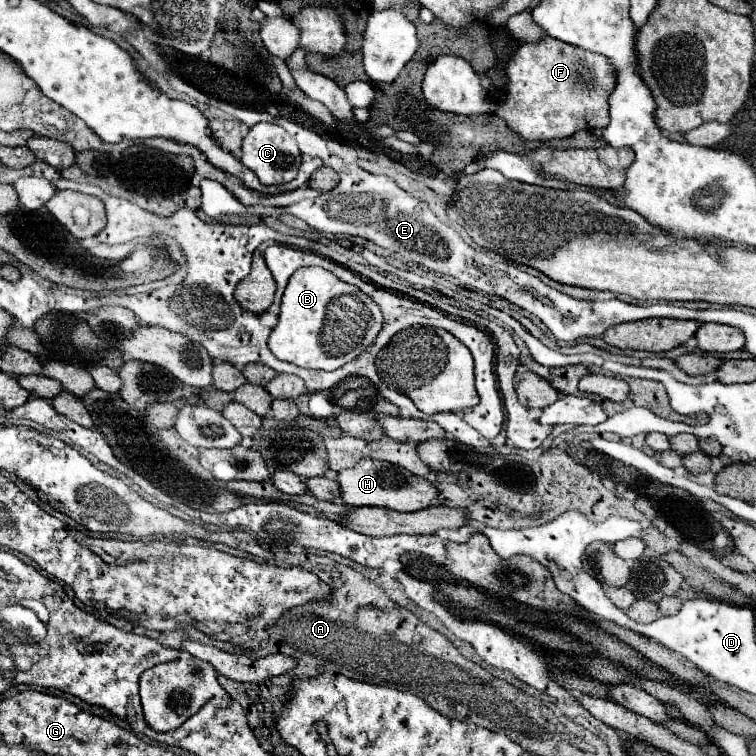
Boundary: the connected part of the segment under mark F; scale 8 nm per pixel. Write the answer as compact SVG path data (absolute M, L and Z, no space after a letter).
M550 36L536 44L522 44L506 66L508 76L508 98L498 106L496 114L516 130L524 140L554 140L572 136L578 130L594 130L608 126L608 96L614 90L614 70L602 54L594 54L582 48L574 48L562 40Z

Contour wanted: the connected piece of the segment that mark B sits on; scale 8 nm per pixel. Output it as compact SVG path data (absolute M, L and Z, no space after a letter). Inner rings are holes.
M298 268L298 272L290 276L288 286L284 290L280 318L270 334L268 348L278 360L286 360L302 368L336 370L358 358L364 348L370 348L374 344L378 332L382 330L382 322L384 316L378 304L368 294L362 296L362 290L358 290L356 286L342 282L338 276L324 268ZM338 296L358 296L358 300L366 304L366 336L362 336L362 348L358 348L358 352L350 352L350 356L330 356L330 352L326 352L326 340L322 340L322 328L326 328L326 312L330 312L330 304L334 304Z

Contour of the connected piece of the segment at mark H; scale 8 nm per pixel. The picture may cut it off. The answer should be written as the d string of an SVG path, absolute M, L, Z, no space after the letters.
M364 458L354 468L342 470L338 474L338 484L342 500L348 506L382 506L398 512L416 512L436 502L438 496L436 486L426 478L416 476L406 468L388 462L378 462L372 458Z

